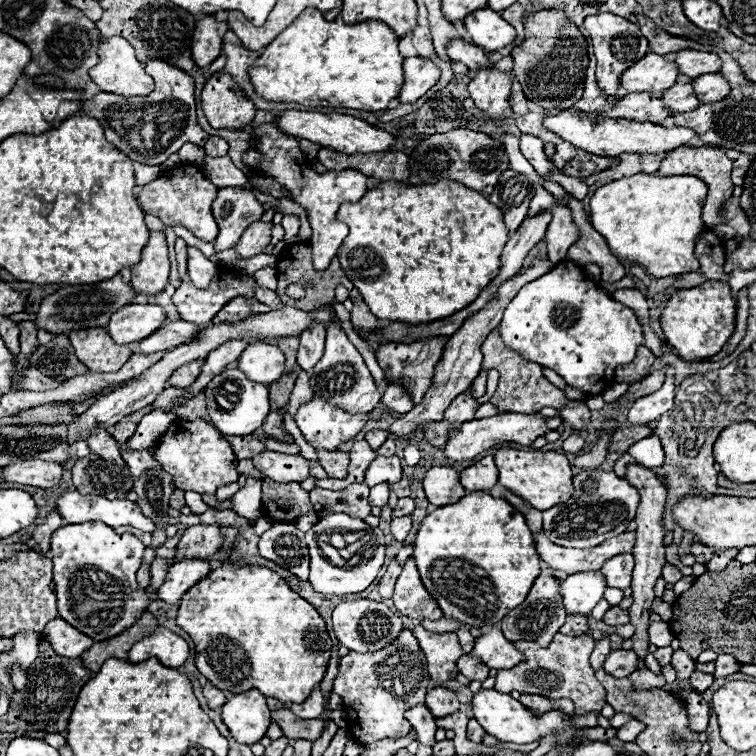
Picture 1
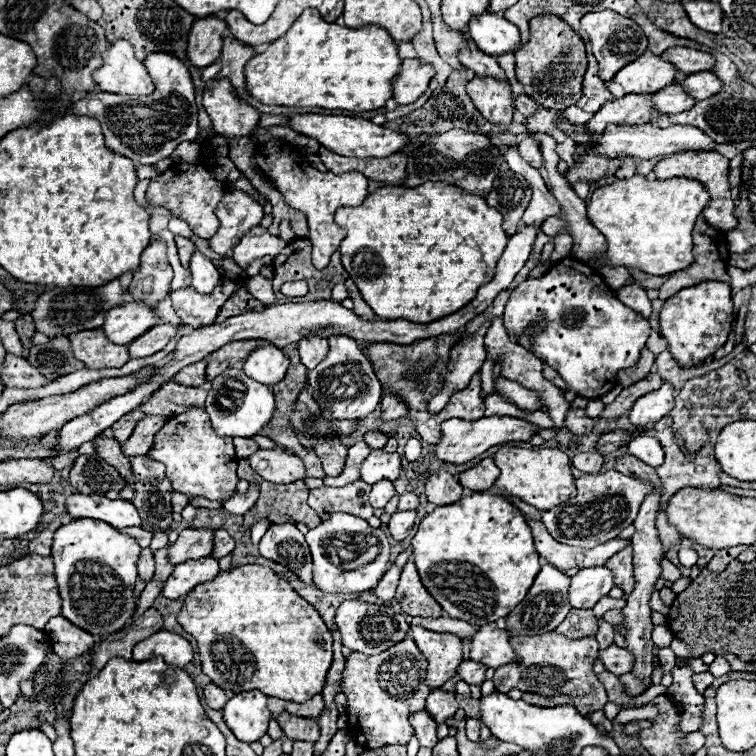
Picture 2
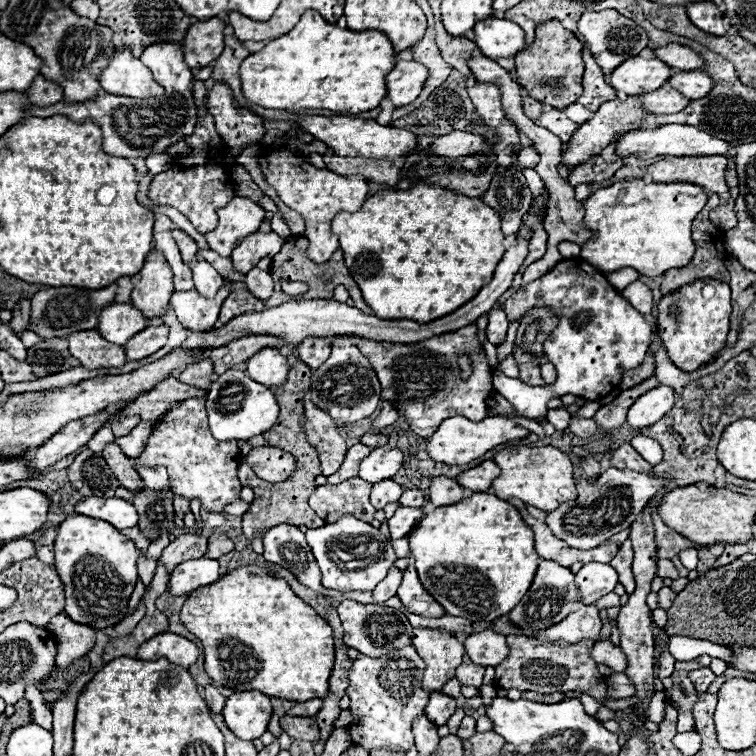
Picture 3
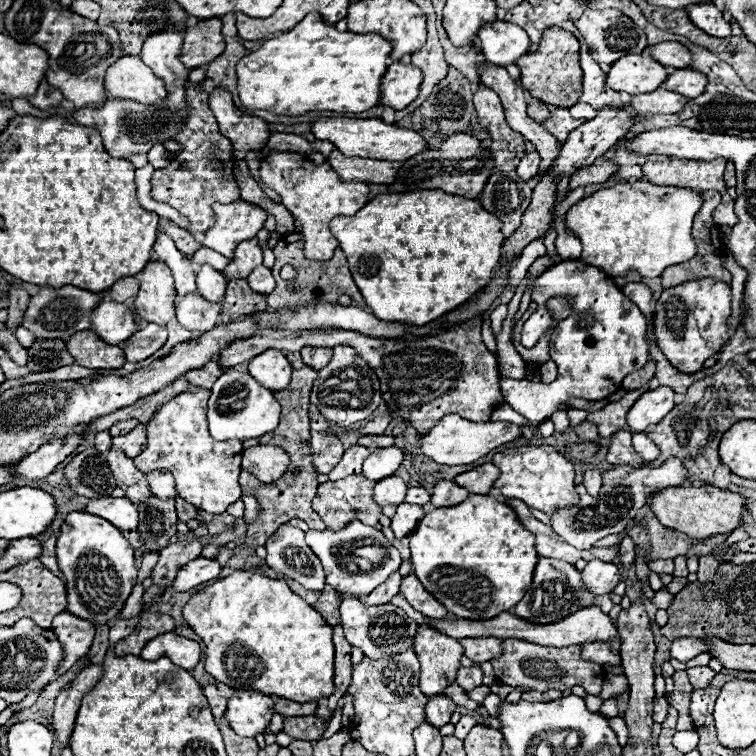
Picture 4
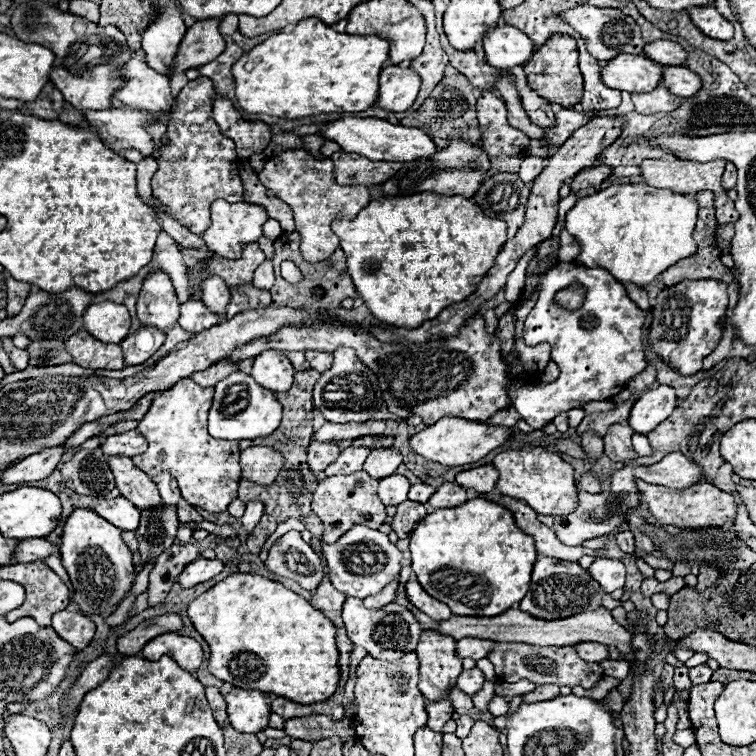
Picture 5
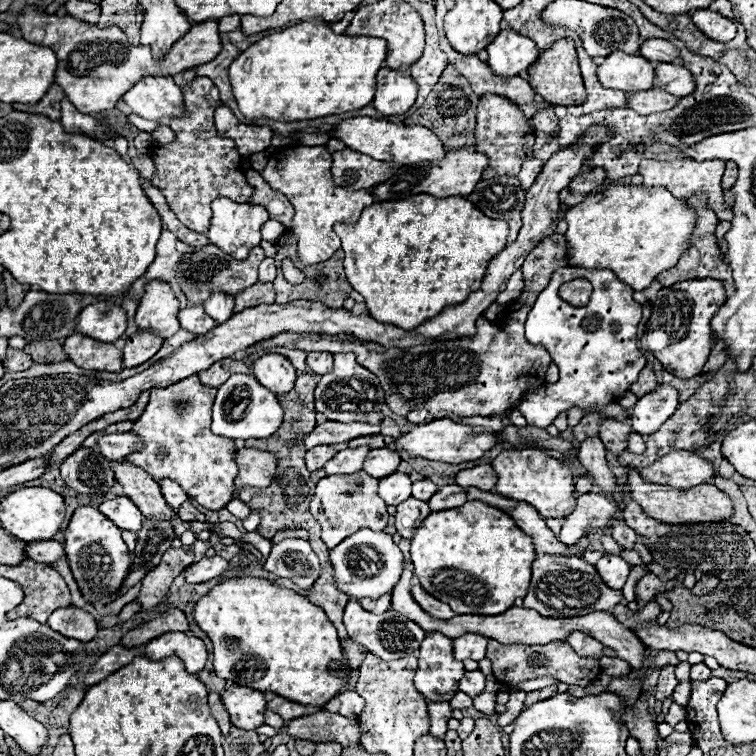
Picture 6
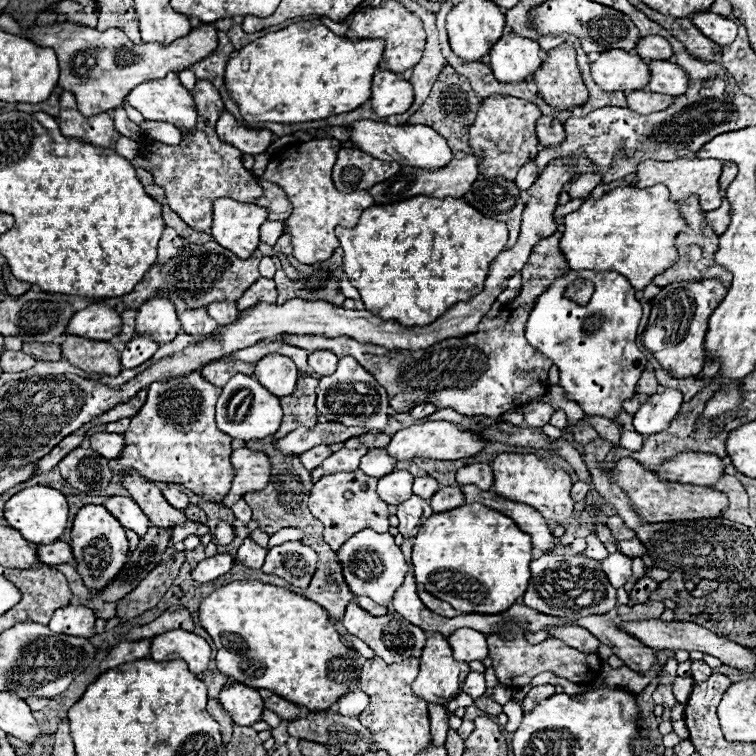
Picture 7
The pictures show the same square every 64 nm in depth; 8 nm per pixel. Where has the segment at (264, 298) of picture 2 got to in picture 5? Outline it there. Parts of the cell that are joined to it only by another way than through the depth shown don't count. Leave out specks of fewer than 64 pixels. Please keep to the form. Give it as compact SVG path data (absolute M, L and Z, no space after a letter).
M266 260L266 262L254 272L252 284L256 284L256 288L262 288L262 290L270 290L270 288L274 286L274 268L272 268L272 262Z

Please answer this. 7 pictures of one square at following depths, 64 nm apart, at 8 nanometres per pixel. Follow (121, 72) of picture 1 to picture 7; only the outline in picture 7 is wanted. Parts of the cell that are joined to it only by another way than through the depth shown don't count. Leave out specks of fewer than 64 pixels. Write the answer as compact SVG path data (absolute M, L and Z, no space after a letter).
M166 74L160 80L138 84L126 96L126 102L136 108L146 120L170 122L178 128L196 128L196 108L190 92L180 84L178 74Z

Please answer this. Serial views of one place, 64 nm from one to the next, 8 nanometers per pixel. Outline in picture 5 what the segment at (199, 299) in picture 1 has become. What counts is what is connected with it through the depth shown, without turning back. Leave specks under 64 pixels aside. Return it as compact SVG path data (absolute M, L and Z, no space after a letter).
M190 298L188 302L180 304L180 318L178 324L188 330L190 334L200 334L218 324L218 316L204 306L202 300Z

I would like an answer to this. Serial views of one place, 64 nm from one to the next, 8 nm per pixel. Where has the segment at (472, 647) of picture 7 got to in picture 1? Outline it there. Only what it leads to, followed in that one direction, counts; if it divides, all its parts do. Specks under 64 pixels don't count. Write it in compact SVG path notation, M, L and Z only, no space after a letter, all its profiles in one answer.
M492 628L482 638L478 638L472 654L494 670L510 670L512 666L524 662L524 654L510 640L506 640L498 628Z

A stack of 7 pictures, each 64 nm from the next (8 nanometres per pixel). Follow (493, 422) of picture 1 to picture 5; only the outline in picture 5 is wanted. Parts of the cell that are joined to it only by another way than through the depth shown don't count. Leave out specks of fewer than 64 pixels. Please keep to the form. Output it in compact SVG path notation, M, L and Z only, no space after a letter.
M444 416L436 424L412 436L410 448L432 462L440 462L444 466L462 466L462 464L472 464L482 456L486 456L488 452L492 452L496 446L502 446L512 438L512 434L514 434L514 428L508 428L508 426L492 426L492 424L480 424L480 422L456 418L456 416Z

